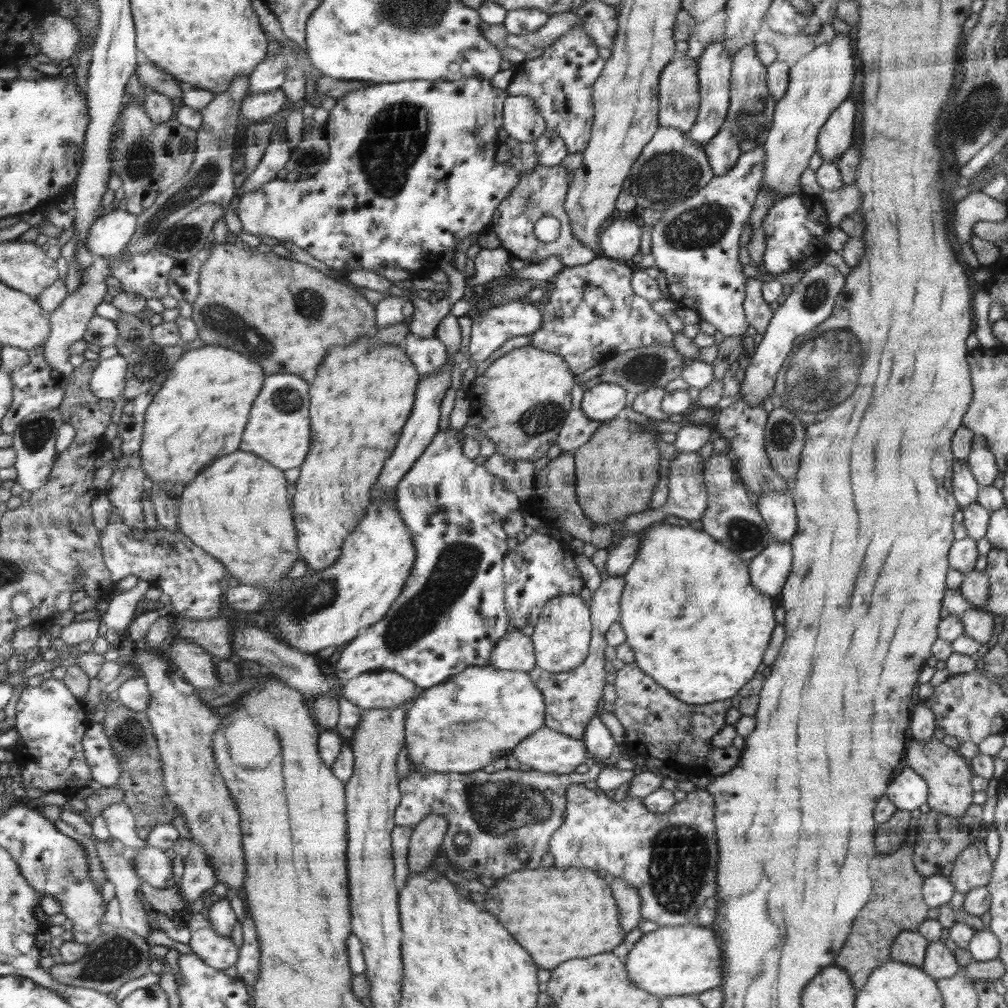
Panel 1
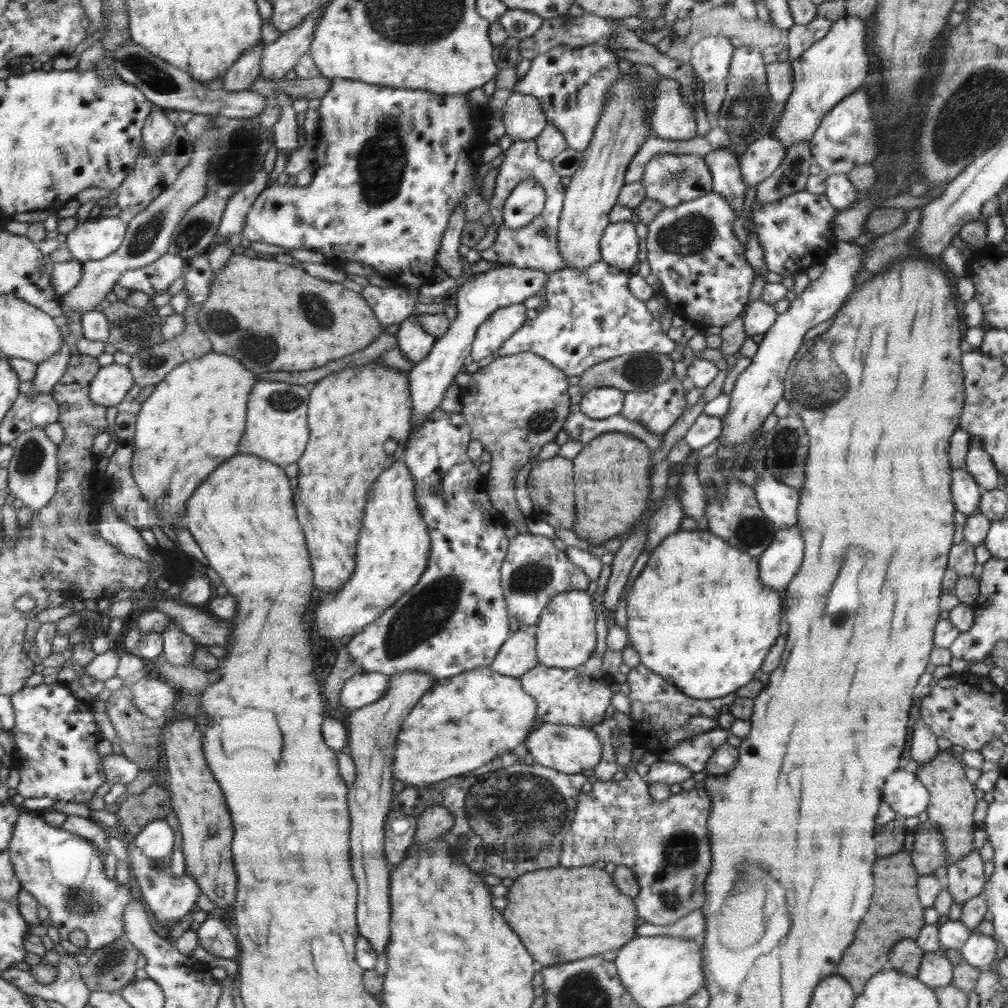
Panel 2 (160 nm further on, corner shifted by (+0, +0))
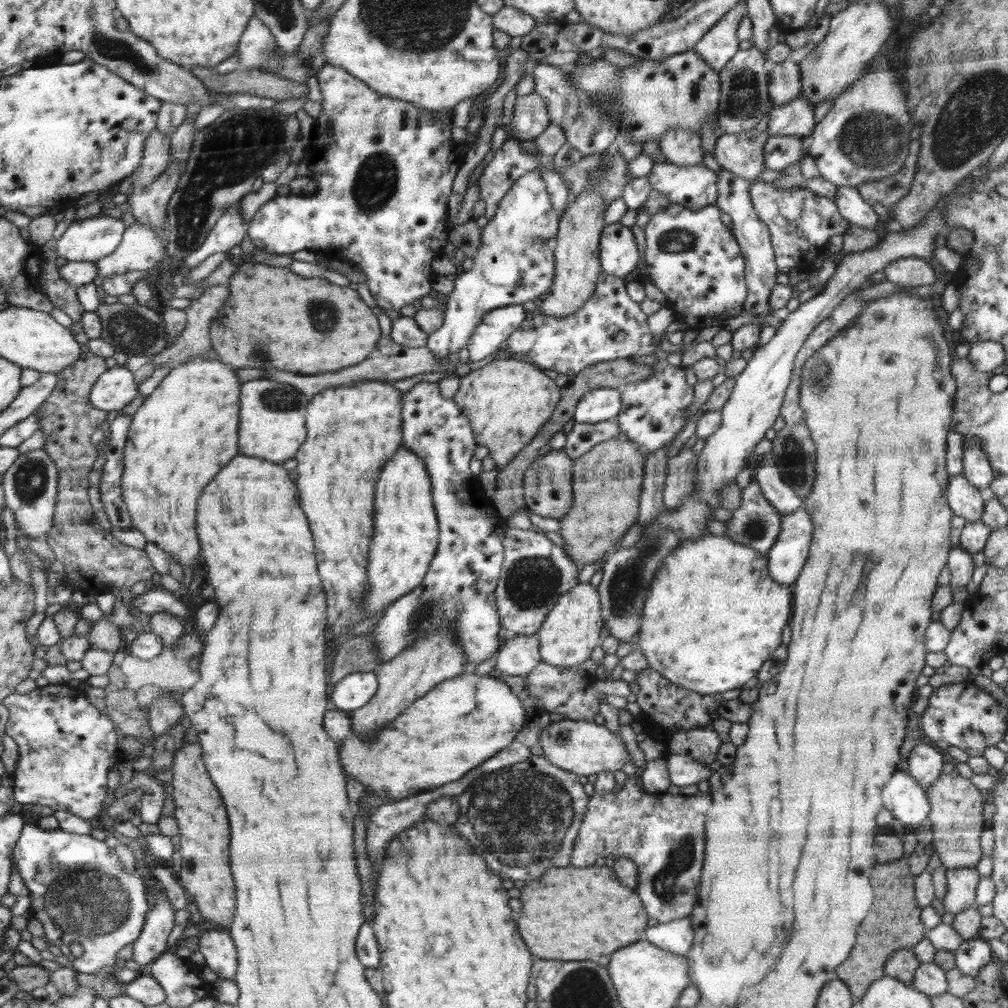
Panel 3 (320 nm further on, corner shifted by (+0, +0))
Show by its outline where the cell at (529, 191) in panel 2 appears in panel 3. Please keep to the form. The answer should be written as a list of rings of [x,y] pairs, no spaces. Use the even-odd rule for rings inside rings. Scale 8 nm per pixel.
[[[538,171],[526,173],[515,180],[499,202],[495,215],[482,228],[480,246],[473,258],[474,266],[453,277],[455,286],[446,302],[444,322],[440,329],[432,332],[426,344],[436,358],[447,359],[448,354],[456,354],[463,346],[467,346],[471,335],[491,310],[506,305],[522,305],[528,301],[538,302],[551,291],[556,276],[553,242],[559,232],[563,213],[553,207],[546,182]]]

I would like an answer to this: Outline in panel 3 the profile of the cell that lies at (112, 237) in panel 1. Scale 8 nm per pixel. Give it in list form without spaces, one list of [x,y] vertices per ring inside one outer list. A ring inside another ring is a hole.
[[[109,215],[74,222],[57,240],[57,257],[68,261],[95,262],[108,257],[120,244],[127,228],[122,219]]]

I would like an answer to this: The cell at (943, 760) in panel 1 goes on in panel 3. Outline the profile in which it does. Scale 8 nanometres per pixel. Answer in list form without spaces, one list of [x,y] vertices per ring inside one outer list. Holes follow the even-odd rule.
[[[944,764],[936,782],[927,788],[926,796],[930,804],[928,818],[933,830],[932,849],[937,852],[941,863],[948,869],[976,866],[983,857],[980,850],[980,834],[985,828],[982,810],[985,800],[980,789],[966,778],[962,778],[954,764]]]

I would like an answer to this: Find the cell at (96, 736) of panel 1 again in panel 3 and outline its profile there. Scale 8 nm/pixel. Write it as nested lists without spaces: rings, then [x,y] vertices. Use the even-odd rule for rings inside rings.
[[[134,772],[130,783],[132,789],[142,789],[139,810],[142,823],[157,824],[161,820],[164,805],[164,787],[146,772]]]

